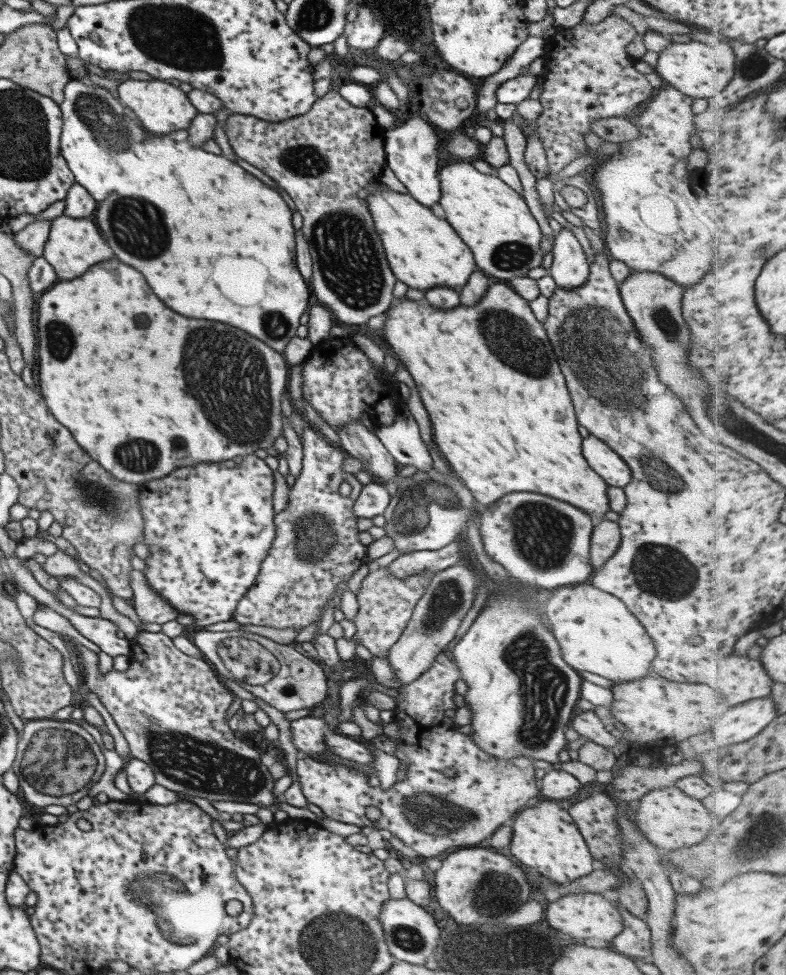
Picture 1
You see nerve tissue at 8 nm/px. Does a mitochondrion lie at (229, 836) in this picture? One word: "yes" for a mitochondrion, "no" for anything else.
no

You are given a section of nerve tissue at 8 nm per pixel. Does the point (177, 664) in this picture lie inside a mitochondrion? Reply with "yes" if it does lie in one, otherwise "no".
no

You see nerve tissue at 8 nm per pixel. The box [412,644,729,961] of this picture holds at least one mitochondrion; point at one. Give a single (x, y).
(497, 892)

